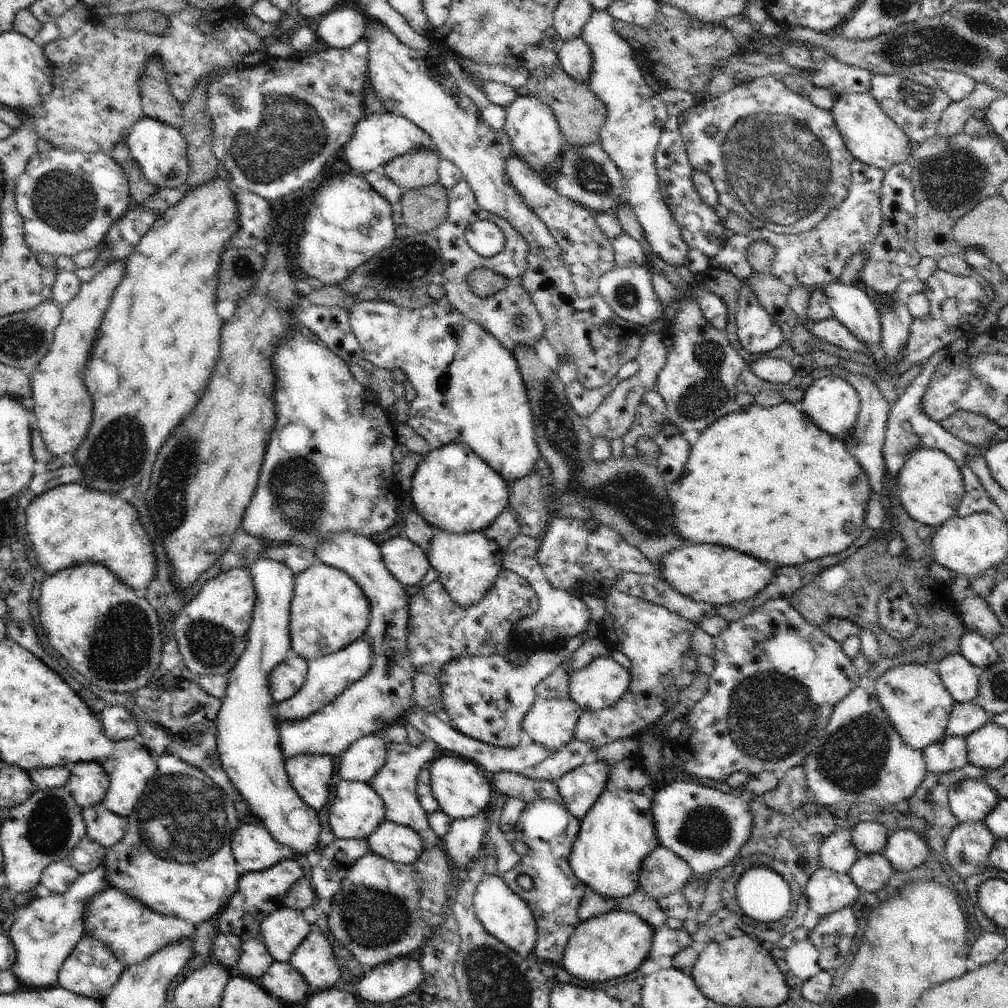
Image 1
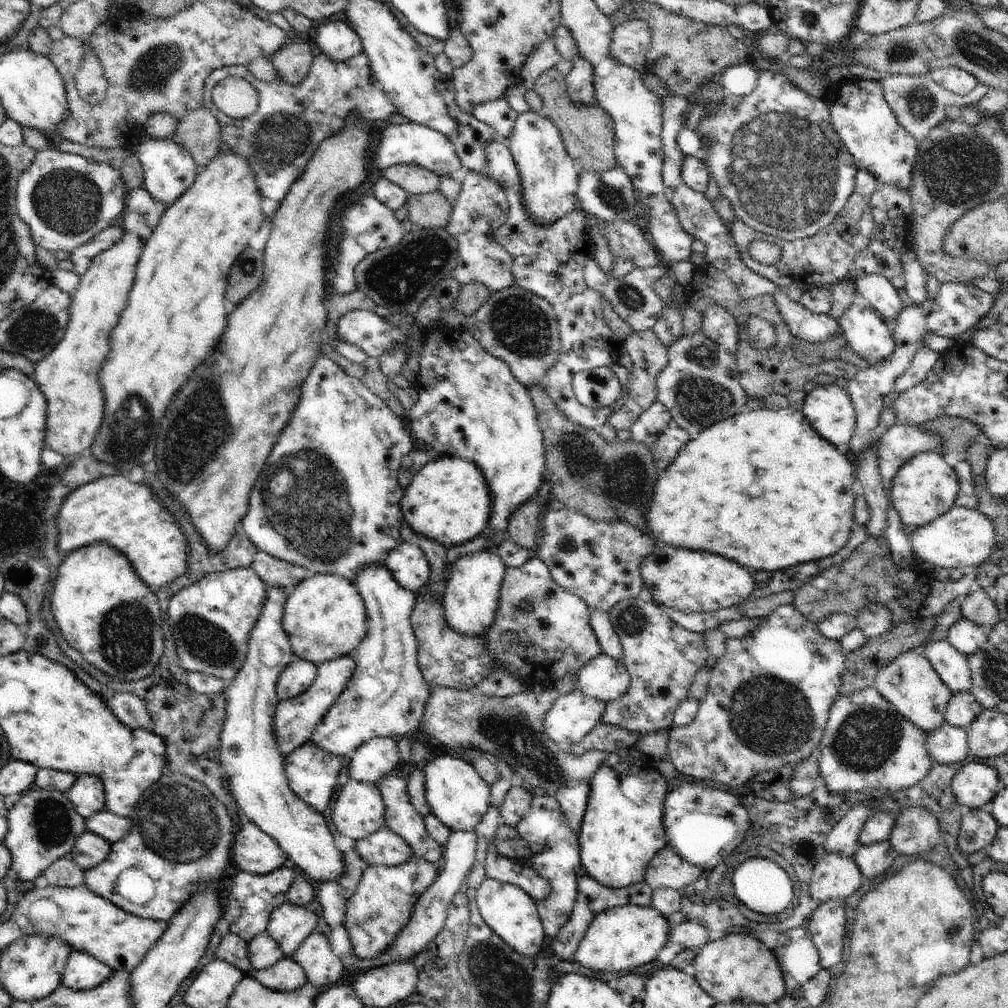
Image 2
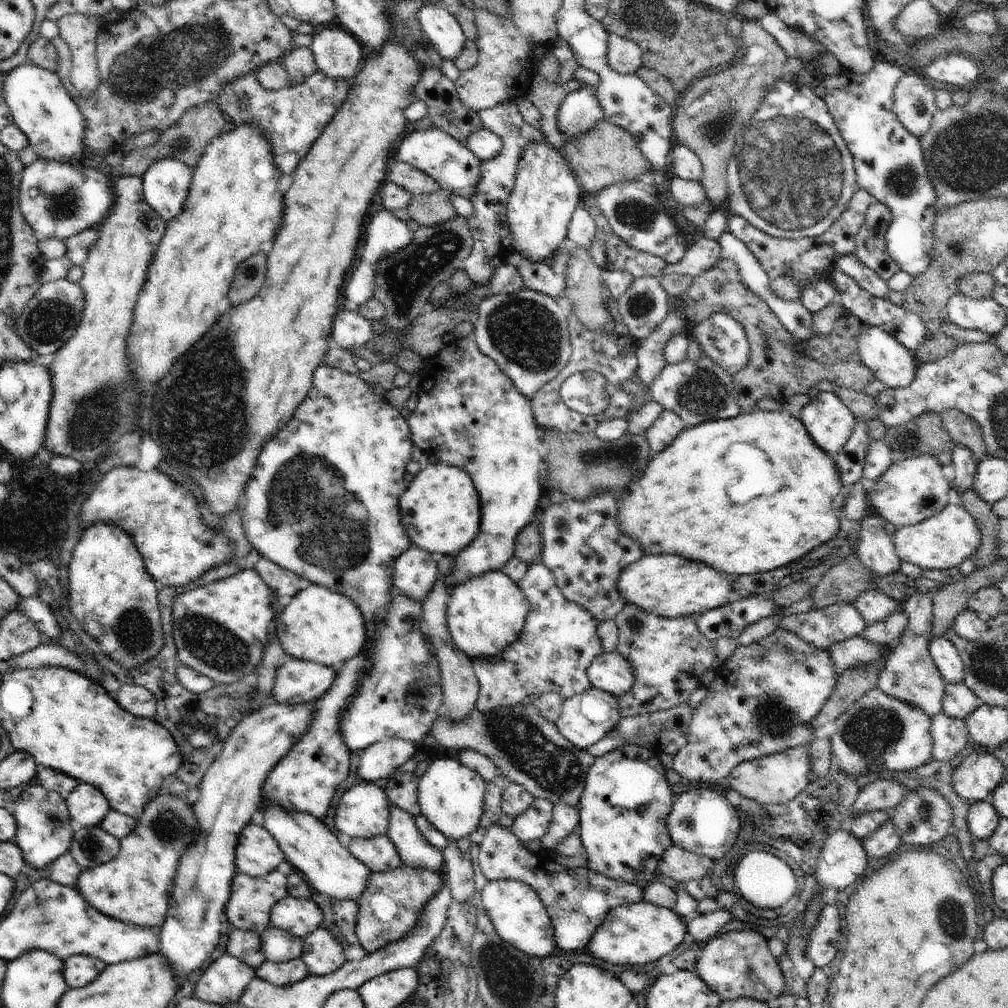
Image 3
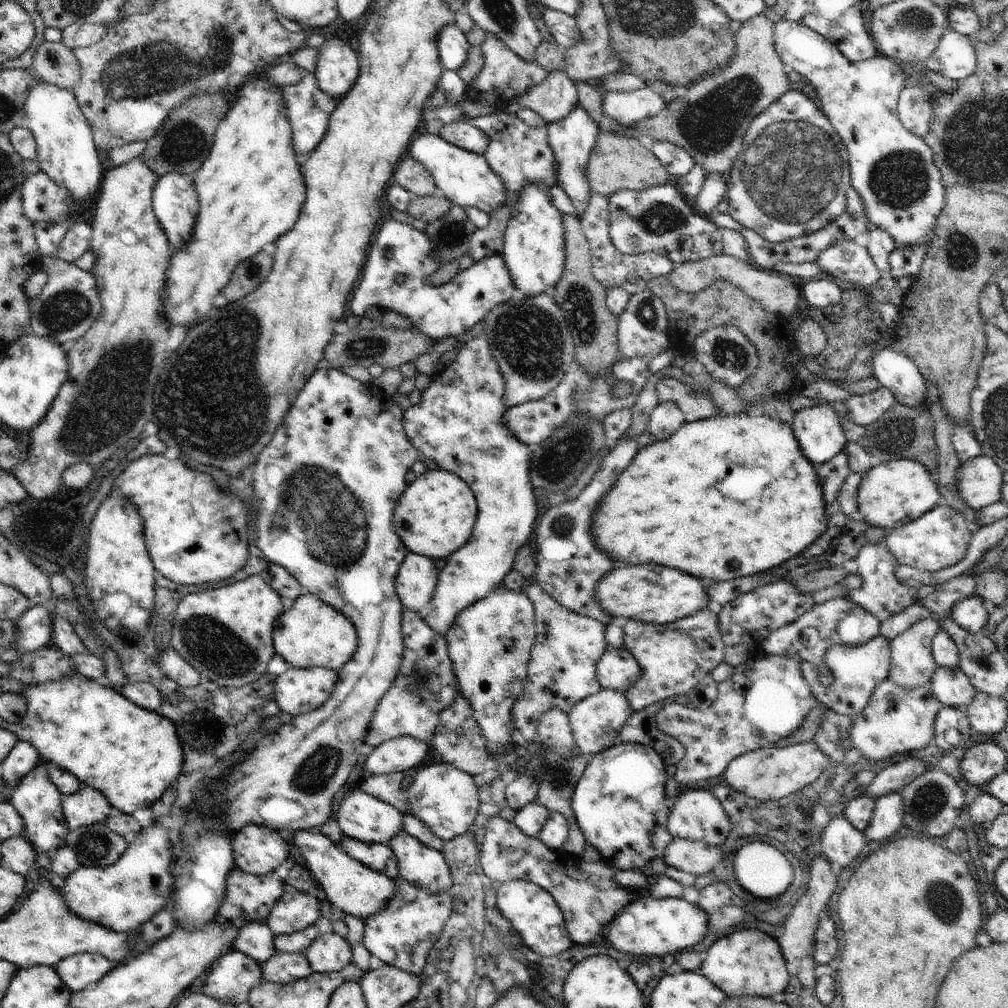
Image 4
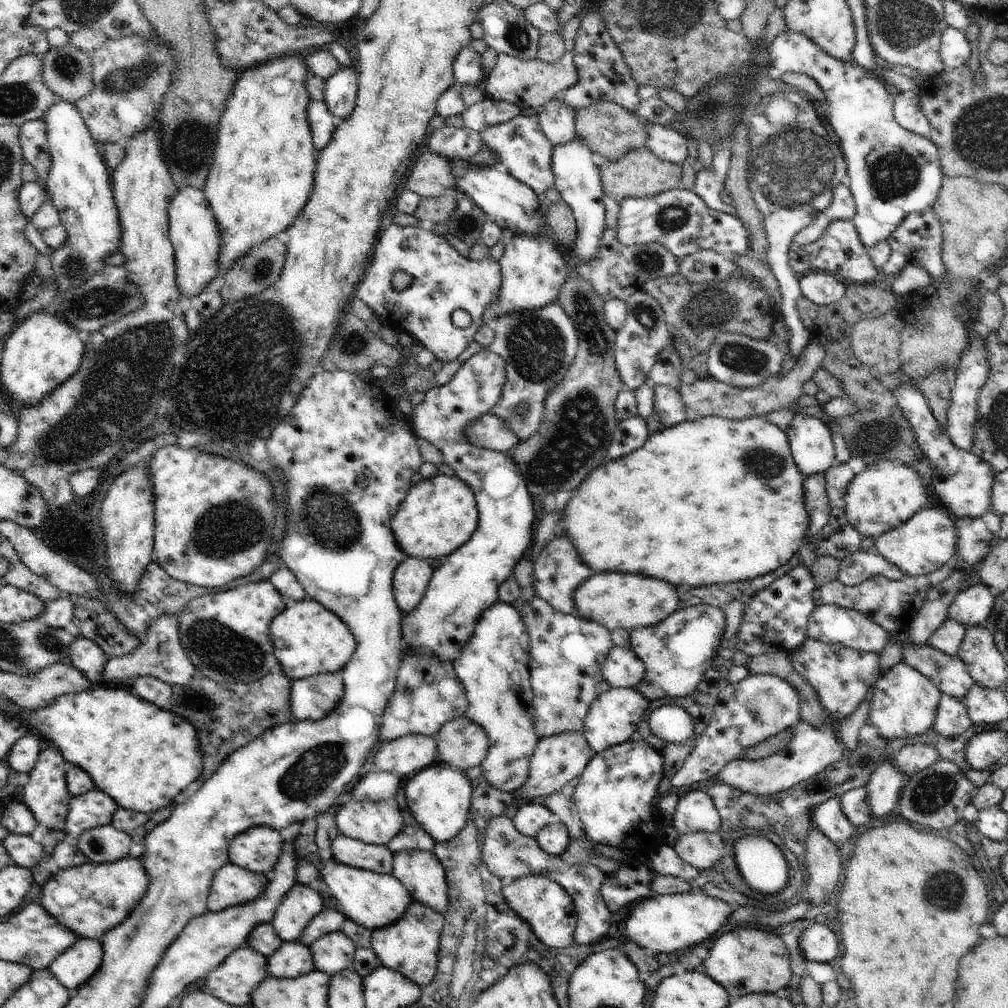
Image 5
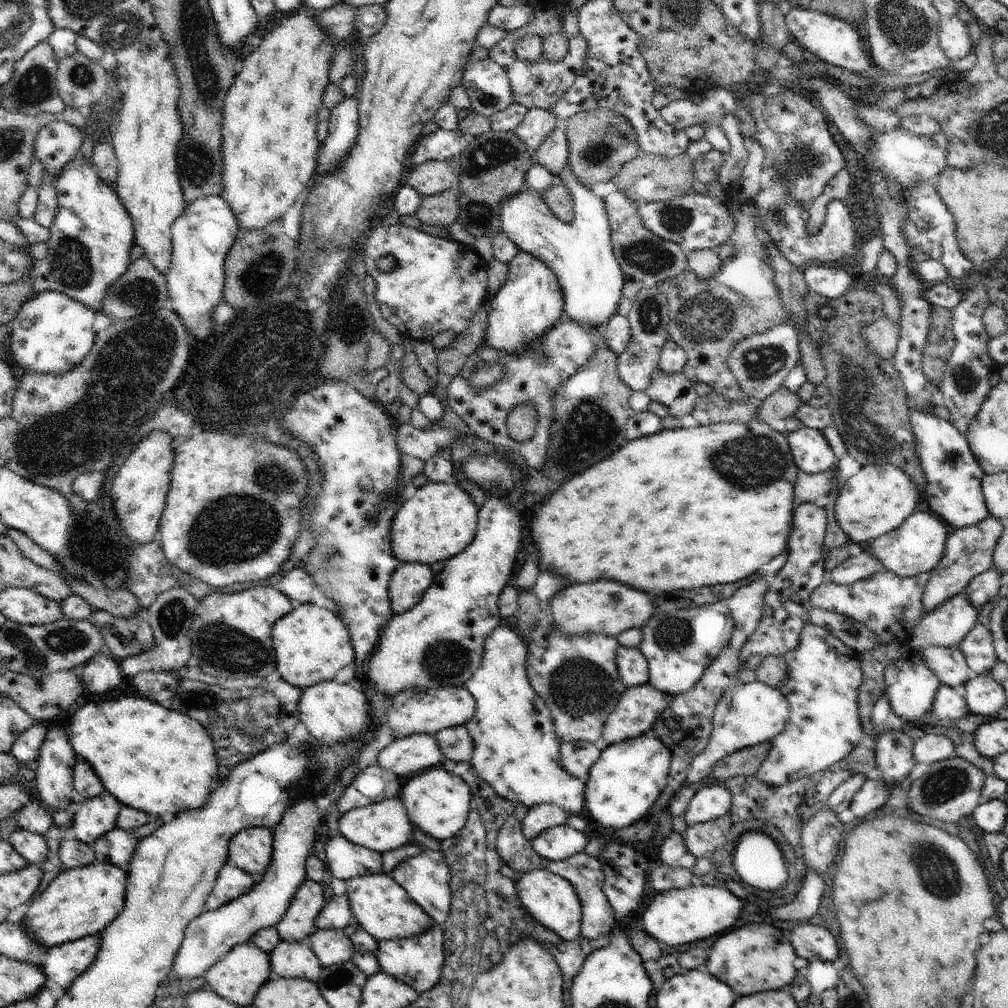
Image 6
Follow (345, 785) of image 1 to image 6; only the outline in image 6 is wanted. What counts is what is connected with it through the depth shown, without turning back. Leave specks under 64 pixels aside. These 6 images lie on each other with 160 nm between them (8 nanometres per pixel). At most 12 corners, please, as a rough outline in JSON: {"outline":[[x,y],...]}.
{"outline":[[400,796],[349,810],[344,838],[380,854],[412,842]]}

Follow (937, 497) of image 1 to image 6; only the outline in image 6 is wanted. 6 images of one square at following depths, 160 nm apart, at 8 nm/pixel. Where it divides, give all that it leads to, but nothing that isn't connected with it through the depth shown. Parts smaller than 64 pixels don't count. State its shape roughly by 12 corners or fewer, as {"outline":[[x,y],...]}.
{"outline":[[868,465],[839,490],[854,544],[898,528],[918,504],[900,468]]}

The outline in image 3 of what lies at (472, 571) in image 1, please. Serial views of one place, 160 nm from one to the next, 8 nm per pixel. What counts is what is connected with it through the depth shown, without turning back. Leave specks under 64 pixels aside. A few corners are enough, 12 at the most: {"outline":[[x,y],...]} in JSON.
{"outline":[[502,570],[452,588],[447,629],[472,661],[522,636],[524,591]]}

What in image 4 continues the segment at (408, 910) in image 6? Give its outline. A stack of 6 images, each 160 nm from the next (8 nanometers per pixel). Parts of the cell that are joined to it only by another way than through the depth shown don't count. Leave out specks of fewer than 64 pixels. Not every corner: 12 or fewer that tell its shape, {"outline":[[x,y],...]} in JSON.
{"outline":[[318,828],[292,844],[327,902],[365,921],[395,879],[350,858]]}

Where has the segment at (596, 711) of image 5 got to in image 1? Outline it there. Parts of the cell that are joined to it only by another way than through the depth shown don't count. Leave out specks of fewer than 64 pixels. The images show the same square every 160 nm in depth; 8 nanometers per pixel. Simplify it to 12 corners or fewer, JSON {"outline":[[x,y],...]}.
{"outline":[[571,697],[538,698],[521,725],[555,751],[584,711]]}

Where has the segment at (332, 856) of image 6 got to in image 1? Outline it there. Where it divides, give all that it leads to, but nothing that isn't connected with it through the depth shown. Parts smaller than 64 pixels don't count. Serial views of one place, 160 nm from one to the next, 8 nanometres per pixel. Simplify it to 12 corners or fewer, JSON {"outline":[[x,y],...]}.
{"outline":[[386,818],[367,841],[370,853],[412,864],[424,851],[416,831]]}

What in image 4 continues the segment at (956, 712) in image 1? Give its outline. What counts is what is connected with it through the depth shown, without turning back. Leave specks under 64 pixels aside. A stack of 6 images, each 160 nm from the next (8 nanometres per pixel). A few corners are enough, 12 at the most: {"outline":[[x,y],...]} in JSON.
{"outline":[[937,665],[929,684],[944,706],[965,709],[977,691],[959,666]]}

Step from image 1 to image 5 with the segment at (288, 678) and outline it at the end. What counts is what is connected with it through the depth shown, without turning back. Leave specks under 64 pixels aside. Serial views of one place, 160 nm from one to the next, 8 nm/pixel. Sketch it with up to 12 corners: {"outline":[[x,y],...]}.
{"outline":[[340,672],[291,681],[294,721],[316,722],[343,699]]}

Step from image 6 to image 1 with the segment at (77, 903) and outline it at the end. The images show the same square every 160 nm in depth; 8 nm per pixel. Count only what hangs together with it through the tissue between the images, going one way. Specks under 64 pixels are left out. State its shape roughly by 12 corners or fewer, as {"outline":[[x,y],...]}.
{"outline":[[162,755],[103,862],[110,887],[197,927],[241,876],[235,804]]}

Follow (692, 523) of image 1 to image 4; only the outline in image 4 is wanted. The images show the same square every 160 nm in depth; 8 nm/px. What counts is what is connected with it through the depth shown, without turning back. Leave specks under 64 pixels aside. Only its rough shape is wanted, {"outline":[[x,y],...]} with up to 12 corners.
{"outline":[[762,413],[685,422],[593,512],[617,564],[724,582],[827,527]]}

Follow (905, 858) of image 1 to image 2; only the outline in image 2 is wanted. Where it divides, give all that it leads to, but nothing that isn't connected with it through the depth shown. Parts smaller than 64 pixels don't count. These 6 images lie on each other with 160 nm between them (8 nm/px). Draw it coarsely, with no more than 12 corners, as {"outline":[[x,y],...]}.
{"outline":[[926,807],[899,808],[888,840],[897,854],[939,844],[939,818]]}

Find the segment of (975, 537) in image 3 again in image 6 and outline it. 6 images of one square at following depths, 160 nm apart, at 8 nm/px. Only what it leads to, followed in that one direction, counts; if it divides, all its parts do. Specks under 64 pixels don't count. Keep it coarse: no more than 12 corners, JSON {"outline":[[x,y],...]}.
{"outline":[[913,512],[868,550],[902,578],[930,573],[951,529]]}

